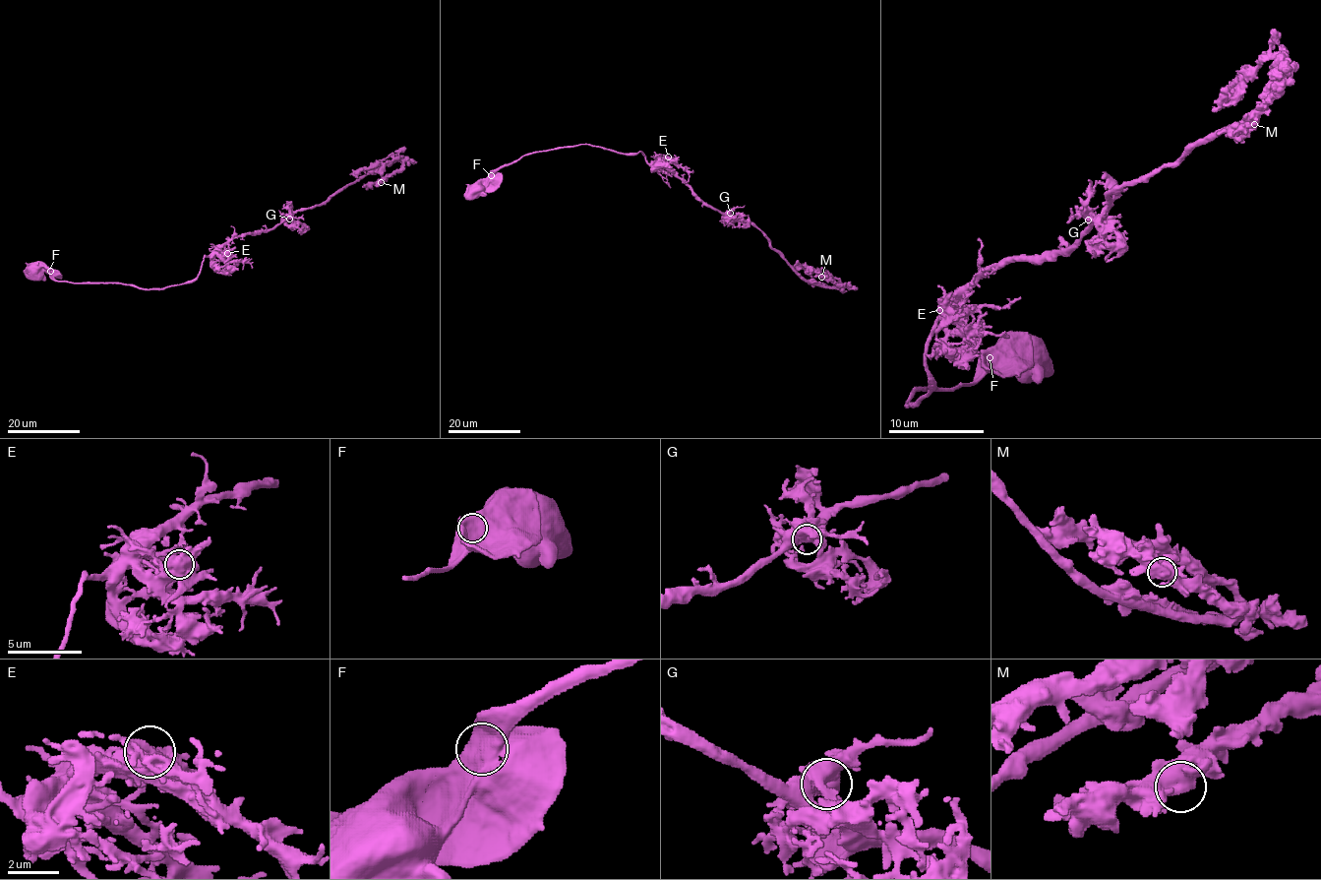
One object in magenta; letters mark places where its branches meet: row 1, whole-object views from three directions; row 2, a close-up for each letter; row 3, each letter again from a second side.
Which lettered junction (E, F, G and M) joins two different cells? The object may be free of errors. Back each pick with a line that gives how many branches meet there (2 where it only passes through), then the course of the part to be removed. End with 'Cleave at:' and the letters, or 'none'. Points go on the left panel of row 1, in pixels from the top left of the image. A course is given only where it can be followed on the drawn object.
Cleave at: none

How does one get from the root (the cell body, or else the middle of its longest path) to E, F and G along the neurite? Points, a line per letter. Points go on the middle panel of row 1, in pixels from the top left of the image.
E: (476, 188), (485, 187), (499, 169), (525, 155), (579, 144), (624, 154), (640, 152), (648, 163), (668, 157)
F: (476, 188), (485, 187), (490, 176)
G: (476, 188), (525, 155), (590, 144), (640, 152), (648, 163), (676, 174), (705, 203), (730, 213)

